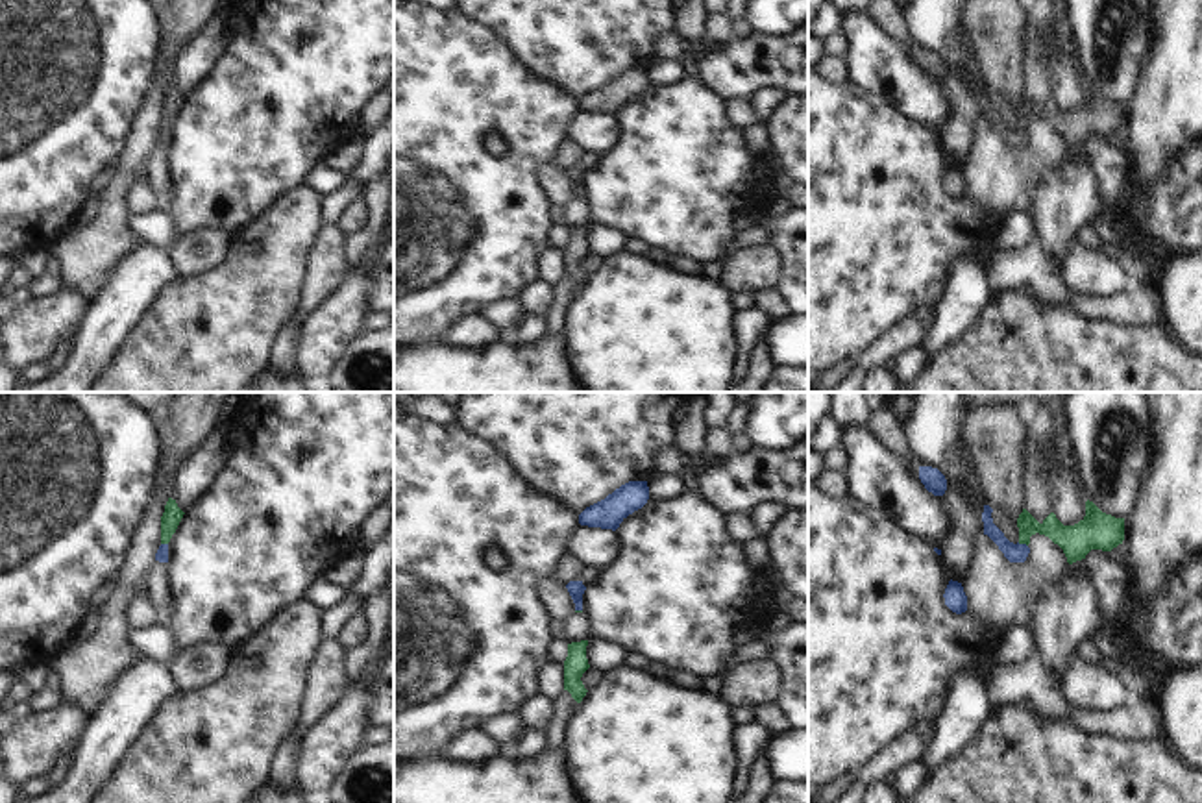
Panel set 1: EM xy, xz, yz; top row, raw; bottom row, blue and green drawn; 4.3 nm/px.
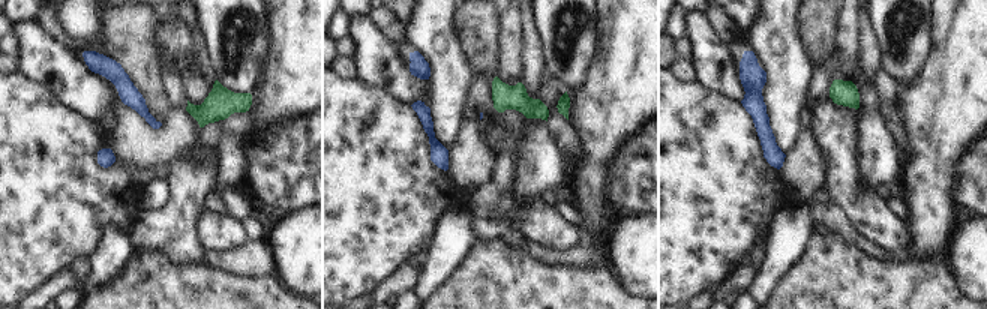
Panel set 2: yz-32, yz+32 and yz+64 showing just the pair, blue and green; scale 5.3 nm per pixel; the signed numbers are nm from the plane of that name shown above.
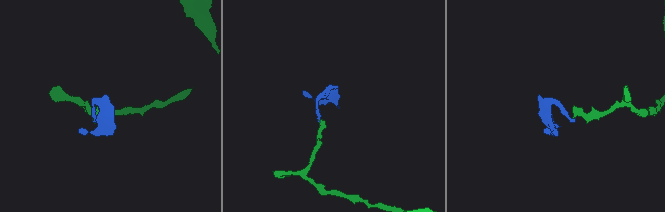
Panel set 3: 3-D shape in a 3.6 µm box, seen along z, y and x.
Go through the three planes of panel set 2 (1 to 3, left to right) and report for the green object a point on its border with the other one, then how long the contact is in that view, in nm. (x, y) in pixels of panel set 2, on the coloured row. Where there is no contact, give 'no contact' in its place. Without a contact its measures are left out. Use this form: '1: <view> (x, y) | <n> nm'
1: no contact
2: no contact
3: no contact

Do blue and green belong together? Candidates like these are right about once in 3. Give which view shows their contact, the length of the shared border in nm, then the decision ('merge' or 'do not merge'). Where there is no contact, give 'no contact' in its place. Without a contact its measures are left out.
yz | 50 nm | merge

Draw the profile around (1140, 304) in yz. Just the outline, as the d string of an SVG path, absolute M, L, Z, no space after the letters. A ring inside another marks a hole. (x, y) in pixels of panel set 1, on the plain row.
M1130 279L1128 289L1110 300L1095 300L1071 292L1071 307L1084 318L1113 324L1145 326L1163 320L1159 289L1137 279Z

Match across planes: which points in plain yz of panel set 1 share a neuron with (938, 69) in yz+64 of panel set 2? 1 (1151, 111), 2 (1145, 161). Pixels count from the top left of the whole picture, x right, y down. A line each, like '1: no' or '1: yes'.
1: yes
2: yes

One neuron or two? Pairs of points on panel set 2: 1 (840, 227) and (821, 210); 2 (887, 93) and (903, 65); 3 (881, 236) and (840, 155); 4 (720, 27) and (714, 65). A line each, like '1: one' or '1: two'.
1: one
2: two
3: one
4: two

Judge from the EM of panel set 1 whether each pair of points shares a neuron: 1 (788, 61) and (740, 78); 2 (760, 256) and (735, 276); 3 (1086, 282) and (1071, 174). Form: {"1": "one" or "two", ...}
{"1": "one", "2": "one", "3": "two"}

